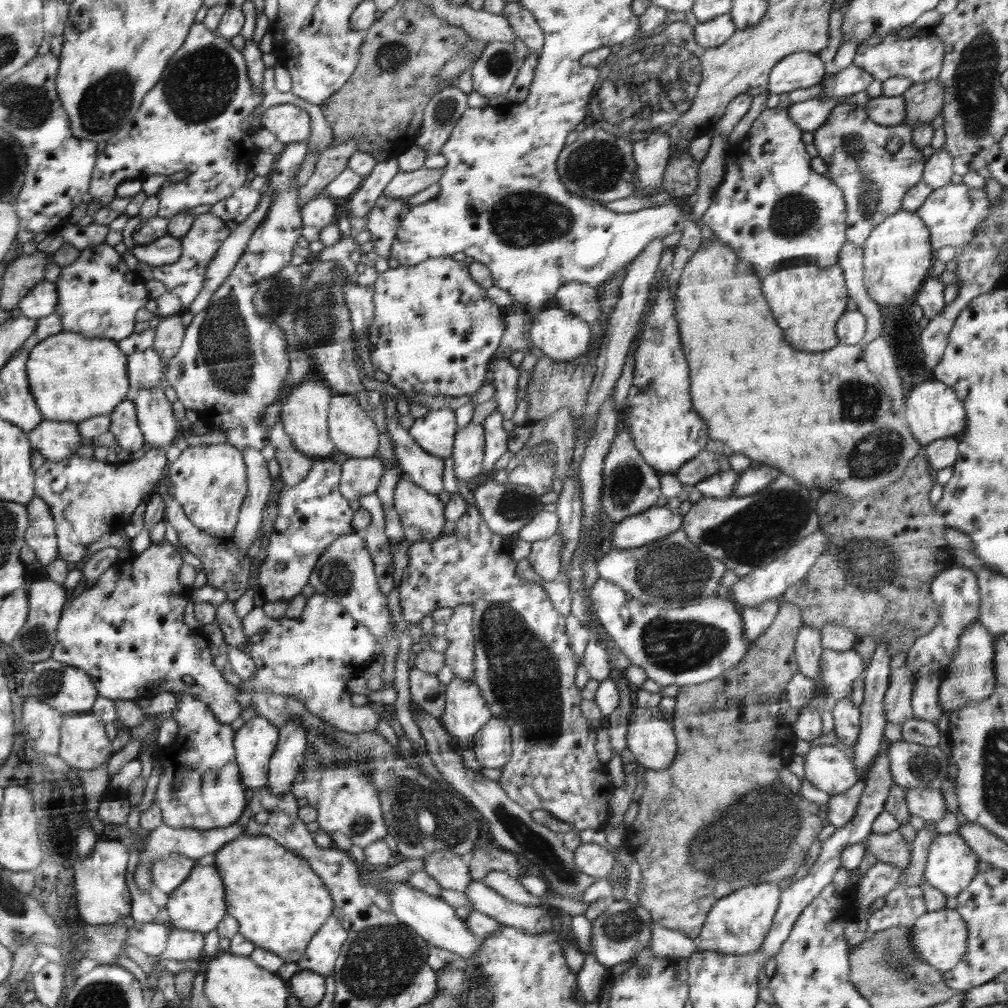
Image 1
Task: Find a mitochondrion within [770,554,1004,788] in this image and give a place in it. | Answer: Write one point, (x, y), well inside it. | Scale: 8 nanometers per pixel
(926, 768)

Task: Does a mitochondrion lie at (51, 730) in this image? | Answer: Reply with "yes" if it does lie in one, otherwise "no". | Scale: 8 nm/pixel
no

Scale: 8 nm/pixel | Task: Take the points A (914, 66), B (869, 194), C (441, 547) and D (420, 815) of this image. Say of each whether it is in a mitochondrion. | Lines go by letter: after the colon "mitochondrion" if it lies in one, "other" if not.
A: other
B: mitochondrion
C: other
D: mitochondrion

